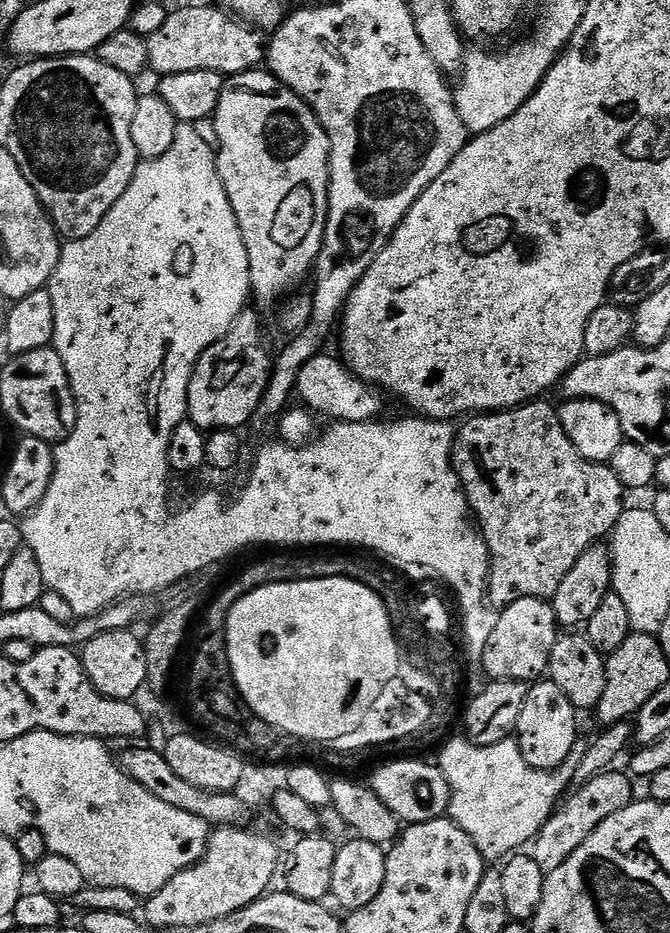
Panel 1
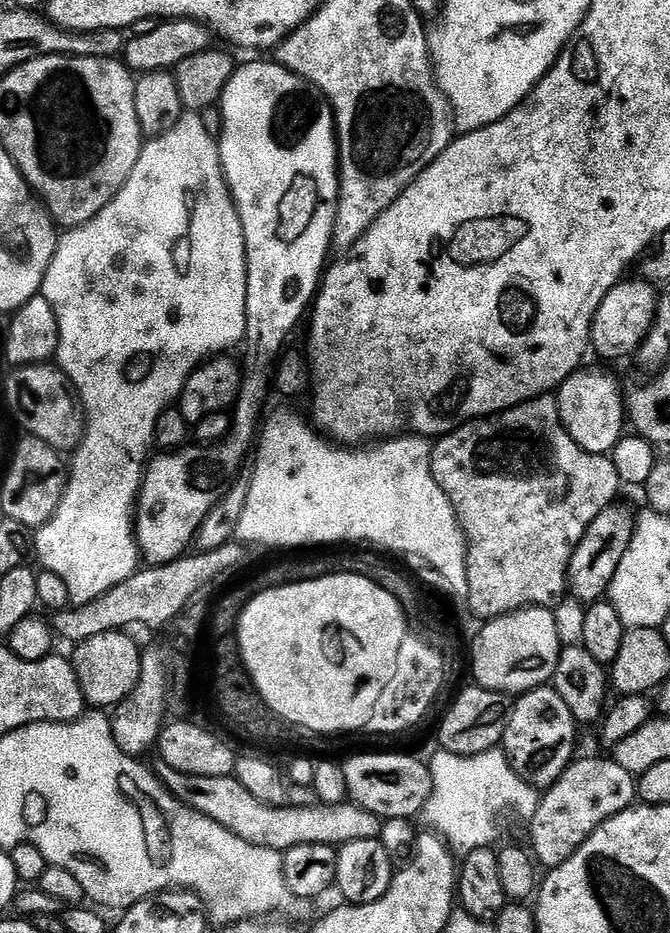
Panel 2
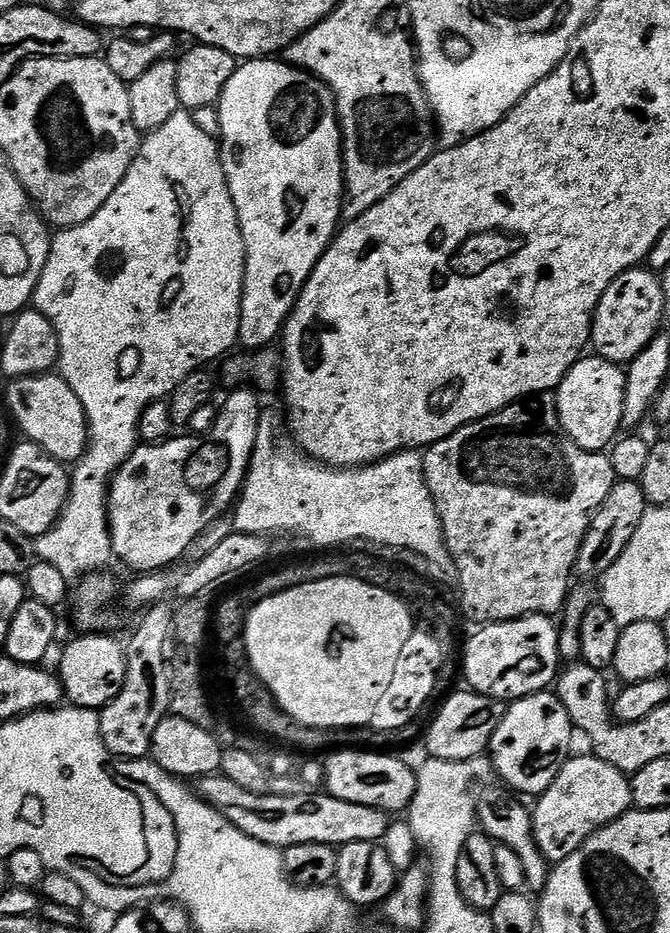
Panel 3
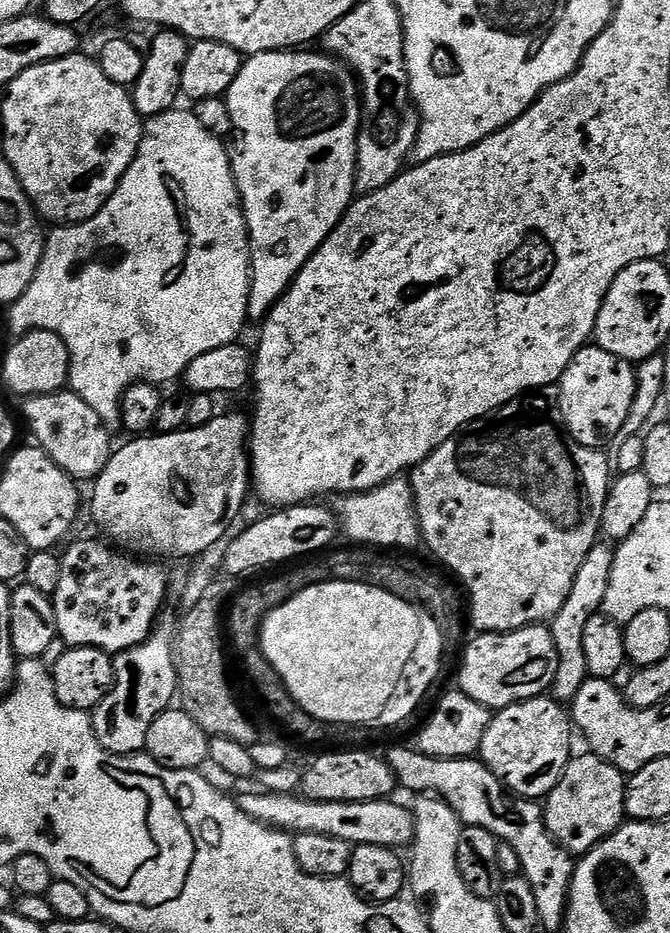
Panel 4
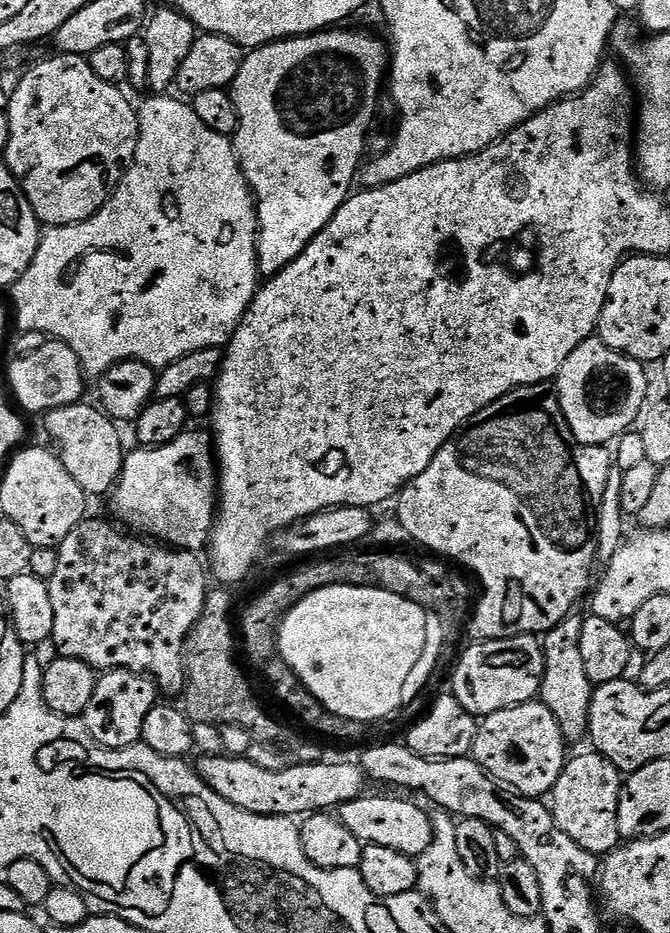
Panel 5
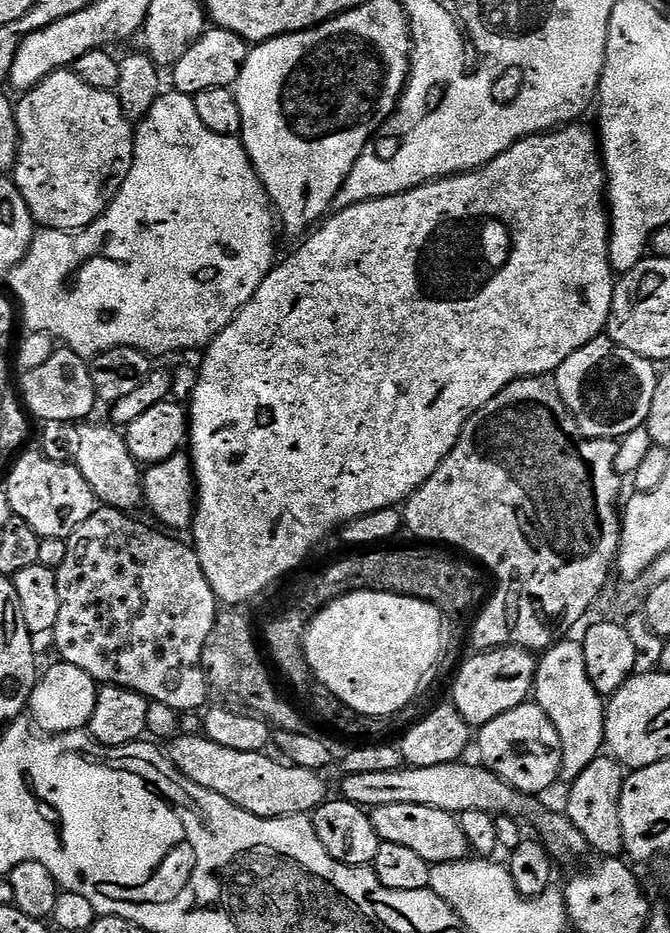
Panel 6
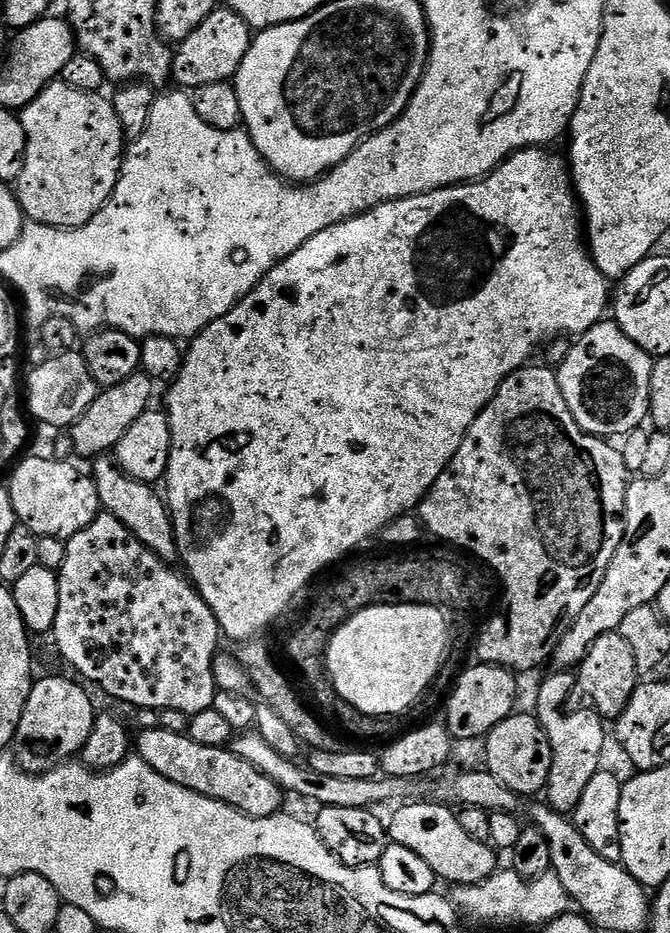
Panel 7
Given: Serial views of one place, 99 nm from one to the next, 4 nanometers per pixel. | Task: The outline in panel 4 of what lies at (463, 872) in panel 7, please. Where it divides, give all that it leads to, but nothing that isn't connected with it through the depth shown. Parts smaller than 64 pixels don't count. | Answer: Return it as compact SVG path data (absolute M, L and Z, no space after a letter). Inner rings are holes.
M255 790L239 797L238 803L242 811L259 824L268 824L271 828L279 828L289 834L313 832L314 834L330 834L334 838L342 838L353 846L357 844L377 844L383 848L400 850L411 845L416 839L416 818L400 804L392 804L391 799L367 800L366 802L322 802L310 800L300 794L276 793Z

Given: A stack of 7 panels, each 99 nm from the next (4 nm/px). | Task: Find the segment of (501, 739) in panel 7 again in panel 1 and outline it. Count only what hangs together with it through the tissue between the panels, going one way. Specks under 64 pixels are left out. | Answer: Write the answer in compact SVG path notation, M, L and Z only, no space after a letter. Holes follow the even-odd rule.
M541 679L529 687L522 714L516 723L514 739L522 750L522 758L526 758L530 767L545 770L556 768L571 757L568 755L576 744L576 716L578 709L572 705L572 699L562 694L551 679Z

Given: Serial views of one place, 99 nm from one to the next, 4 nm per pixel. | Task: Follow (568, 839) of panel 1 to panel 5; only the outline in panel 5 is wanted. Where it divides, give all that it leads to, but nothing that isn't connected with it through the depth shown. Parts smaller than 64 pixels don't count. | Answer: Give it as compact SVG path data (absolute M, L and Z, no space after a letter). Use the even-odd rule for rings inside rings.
M587 750L565 763L558 782L550 793L552 817L561 832L570 834L582 850L590 850L598 858L620 847L622 837L618 830L618 802L622 787L622 774L605 756Z

